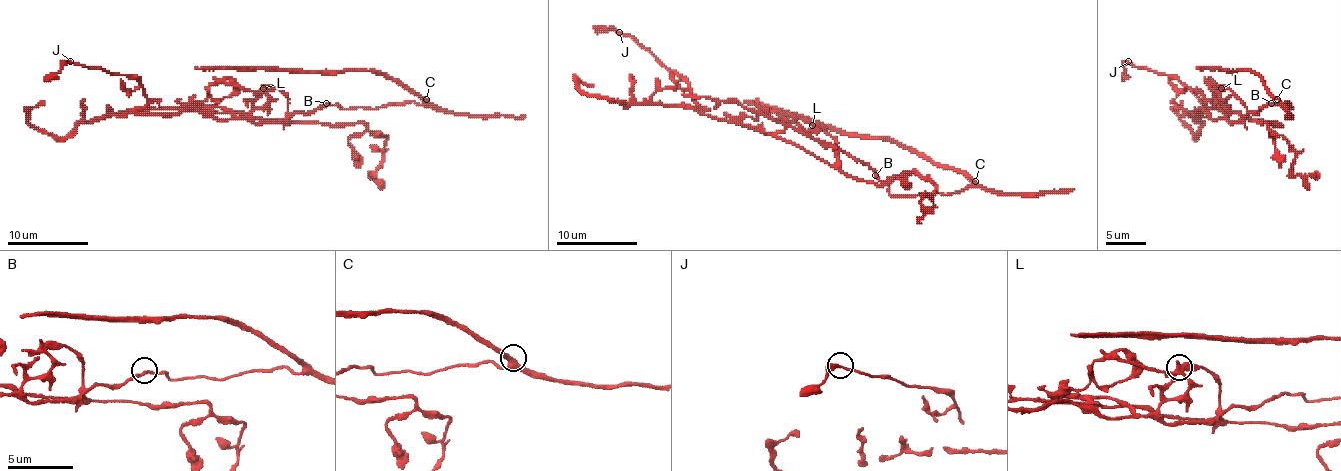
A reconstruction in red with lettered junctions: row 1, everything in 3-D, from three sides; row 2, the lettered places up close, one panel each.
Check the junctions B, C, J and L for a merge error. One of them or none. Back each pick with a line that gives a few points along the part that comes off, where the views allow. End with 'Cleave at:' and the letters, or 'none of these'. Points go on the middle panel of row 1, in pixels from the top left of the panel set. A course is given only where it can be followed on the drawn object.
L: (812, 125), (800, 131), (863, 161), (891, 195), (951, 195), (971, 185), (883, 139), (841, 135), (744, 100)
Cleave at: L

